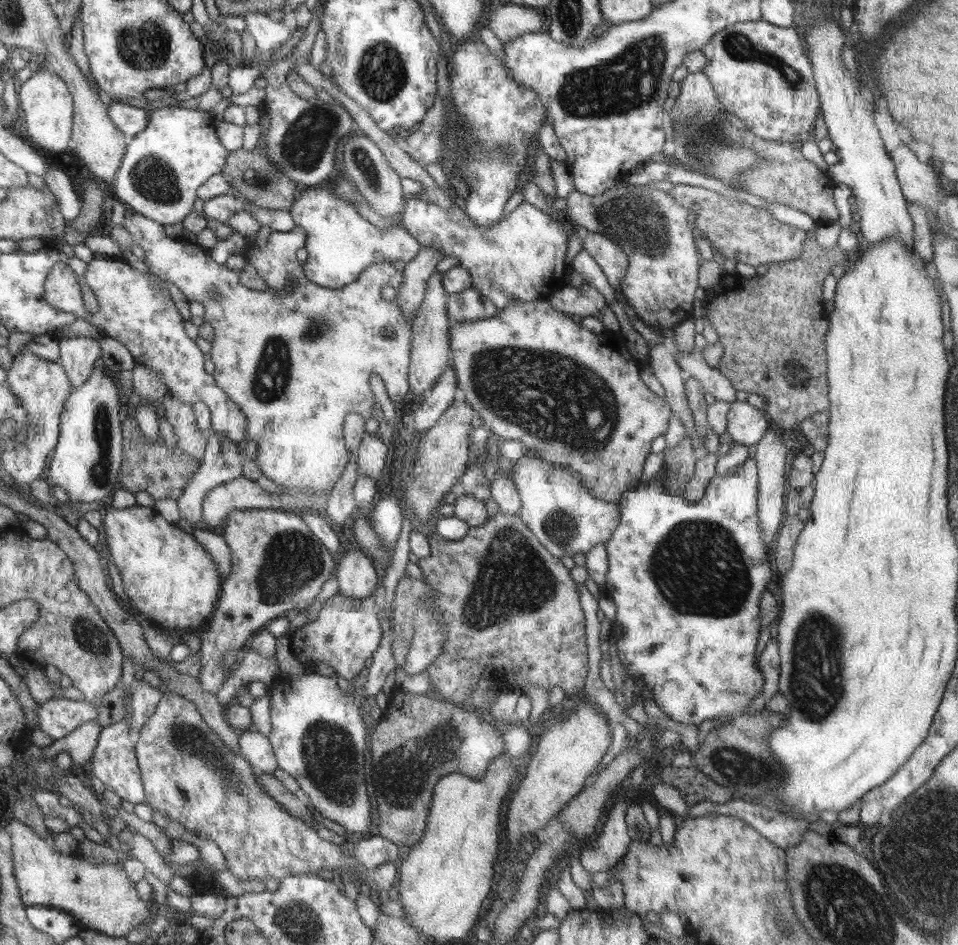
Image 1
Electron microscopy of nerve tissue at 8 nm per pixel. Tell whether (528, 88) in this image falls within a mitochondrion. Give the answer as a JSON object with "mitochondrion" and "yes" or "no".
{"mitochondrion":"no"}

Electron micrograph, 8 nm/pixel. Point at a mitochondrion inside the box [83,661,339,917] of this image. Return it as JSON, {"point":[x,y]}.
{"point":[187,738]}

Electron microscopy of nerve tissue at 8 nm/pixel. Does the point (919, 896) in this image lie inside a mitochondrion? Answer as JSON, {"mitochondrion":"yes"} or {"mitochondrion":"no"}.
{"mitochondrion":"yes"}

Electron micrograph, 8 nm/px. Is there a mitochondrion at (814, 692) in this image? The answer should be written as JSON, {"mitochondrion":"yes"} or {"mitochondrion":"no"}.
{"mitochondrion":"yes"}

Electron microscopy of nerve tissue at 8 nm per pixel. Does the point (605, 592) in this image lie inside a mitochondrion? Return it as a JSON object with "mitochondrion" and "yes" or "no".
{"mitochondrion":"no"}

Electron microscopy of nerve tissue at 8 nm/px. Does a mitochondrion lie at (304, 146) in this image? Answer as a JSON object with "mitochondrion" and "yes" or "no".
{"mitochondrion":"yes"}

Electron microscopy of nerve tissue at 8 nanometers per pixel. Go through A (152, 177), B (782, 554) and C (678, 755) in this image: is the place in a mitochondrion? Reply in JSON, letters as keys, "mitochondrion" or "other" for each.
{"A":"mitochondrion","B":"other","C":"mitochondrion"}

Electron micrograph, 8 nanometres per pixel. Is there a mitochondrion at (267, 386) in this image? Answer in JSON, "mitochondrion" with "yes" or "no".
{"mitochondrion":"yes"}

